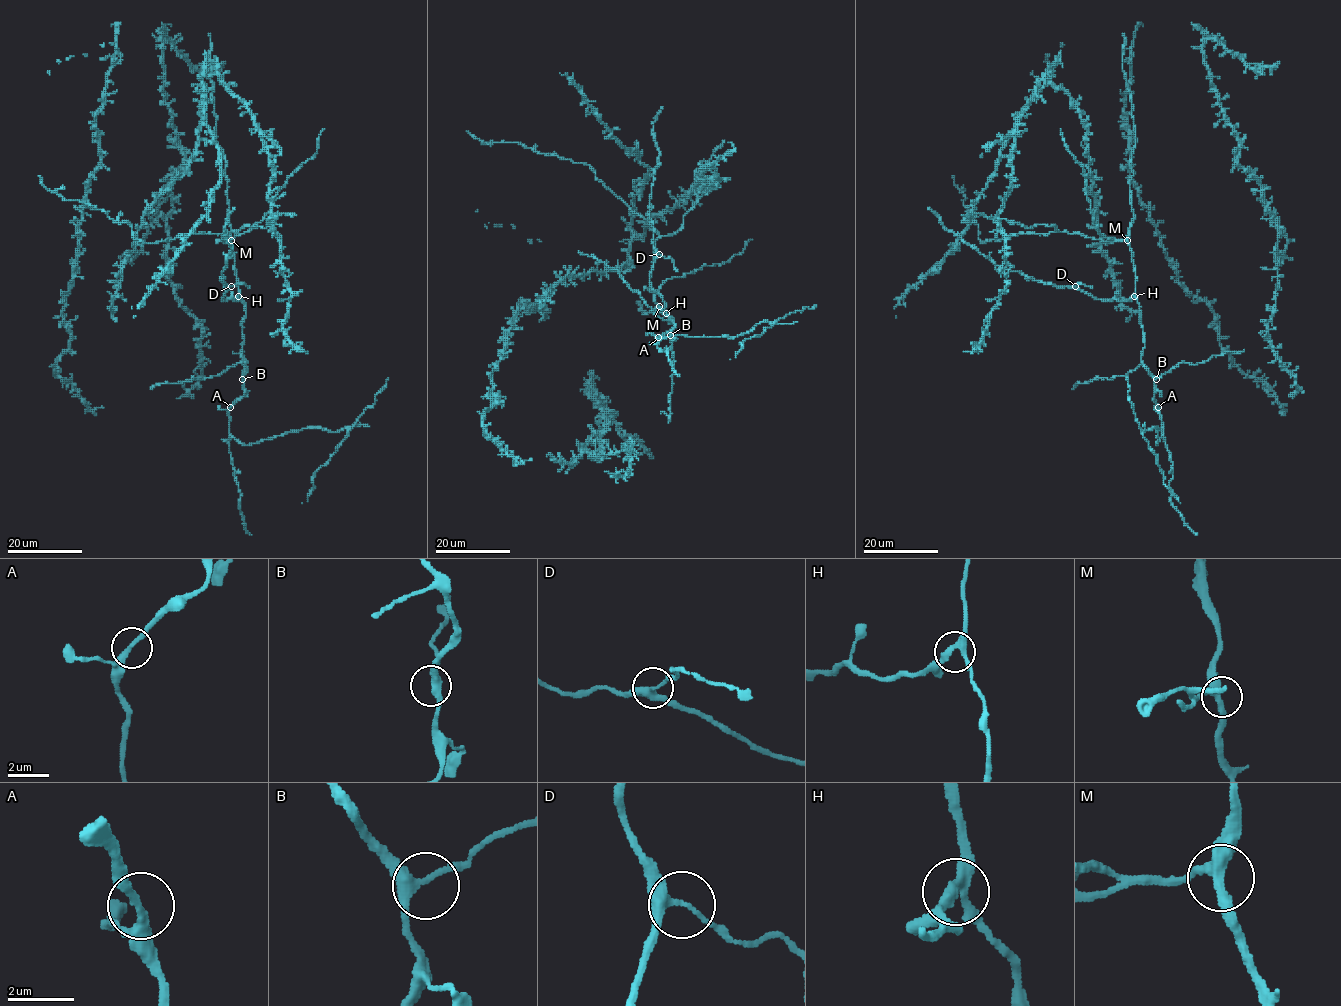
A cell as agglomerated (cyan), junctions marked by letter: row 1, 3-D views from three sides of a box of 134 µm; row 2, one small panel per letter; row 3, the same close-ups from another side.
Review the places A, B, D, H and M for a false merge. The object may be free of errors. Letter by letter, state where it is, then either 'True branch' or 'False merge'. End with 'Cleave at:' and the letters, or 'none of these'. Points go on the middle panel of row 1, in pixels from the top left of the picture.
A: Place: (658, 337). True branch
B: Place: (670, 335). True branch
D: Place: (659, 254). True branch
H: Place: (666, 313). True branch
M: Place: (659, 306). True branch
Cleave at: none of these

